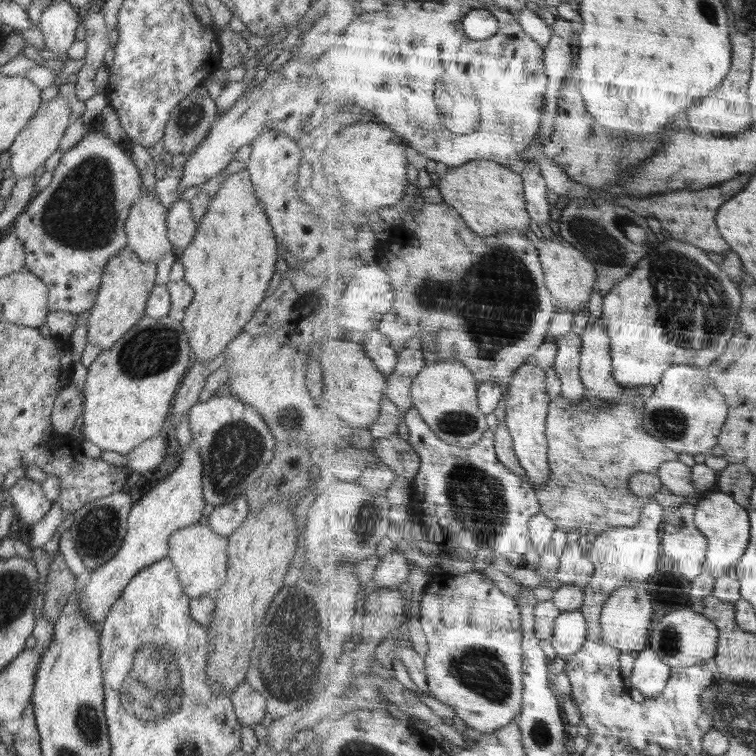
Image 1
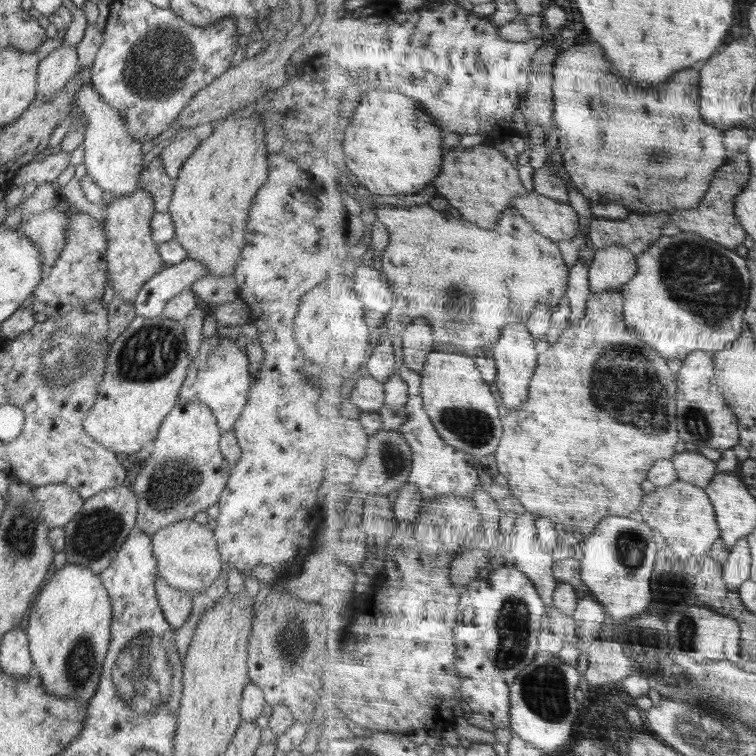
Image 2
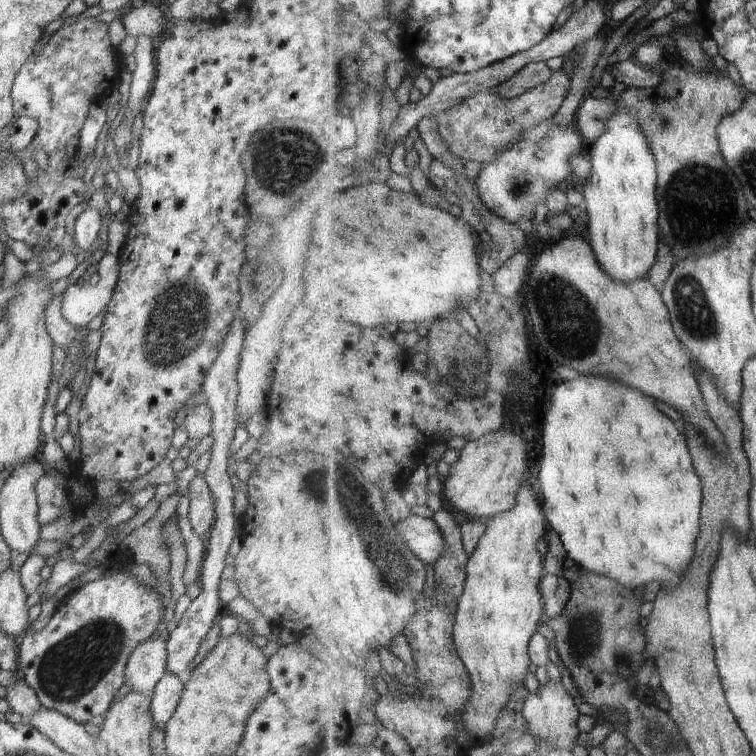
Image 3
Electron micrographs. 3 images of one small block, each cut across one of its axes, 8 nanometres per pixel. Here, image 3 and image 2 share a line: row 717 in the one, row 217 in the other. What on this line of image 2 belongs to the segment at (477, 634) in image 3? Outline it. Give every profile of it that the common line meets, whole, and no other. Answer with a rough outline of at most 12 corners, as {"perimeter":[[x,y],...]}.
{"perimeter":[[506,153],[446,154],[436,186],[470,222],[498,226],[529,193]]}

